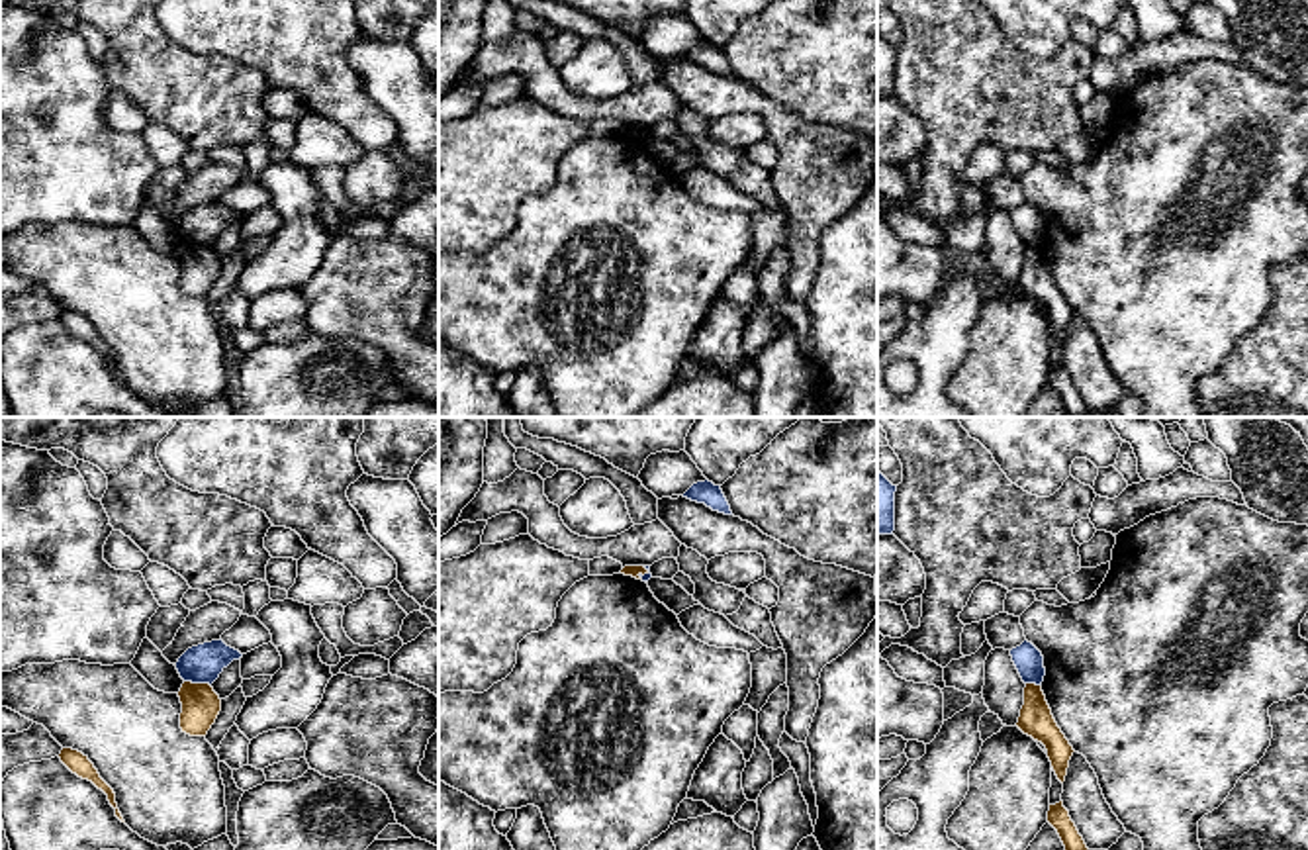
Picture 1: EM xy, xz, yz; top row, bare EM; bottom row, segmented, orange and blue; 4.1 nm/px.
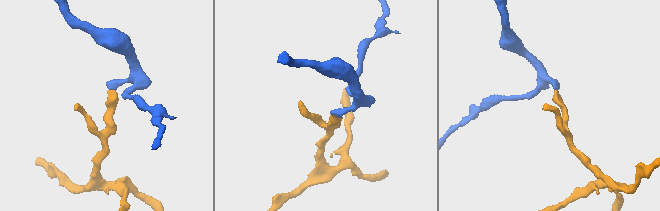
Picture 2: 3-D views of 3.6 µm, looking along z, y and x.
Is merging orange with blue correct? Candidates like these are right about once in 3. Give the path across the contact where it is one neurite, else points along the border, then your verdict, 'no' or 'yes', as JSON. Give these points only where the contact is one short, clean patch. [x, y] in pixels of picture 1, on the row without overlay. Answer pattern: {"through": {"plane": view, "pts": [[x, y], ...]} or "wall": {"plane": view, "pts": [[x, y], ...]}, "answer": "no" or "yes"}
{"wall": {"plane": "xy", "pts": [[185, 241], [210, 247]]}, "answer": "no"}

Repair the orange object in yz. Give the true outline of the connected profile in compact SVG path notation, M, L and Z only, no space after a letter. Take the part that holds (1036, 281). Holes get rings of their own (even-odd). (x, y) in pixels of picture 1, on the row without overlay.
M1026 245L1024 249L1024 266L1020 270L1020 278L1016 288L1042 304L1048 311L1048 319L1057 341L1063 345L1069 329L1069 321L1073 317L1073 307L1057 288L1051 270L1046 262L1042 247Z

